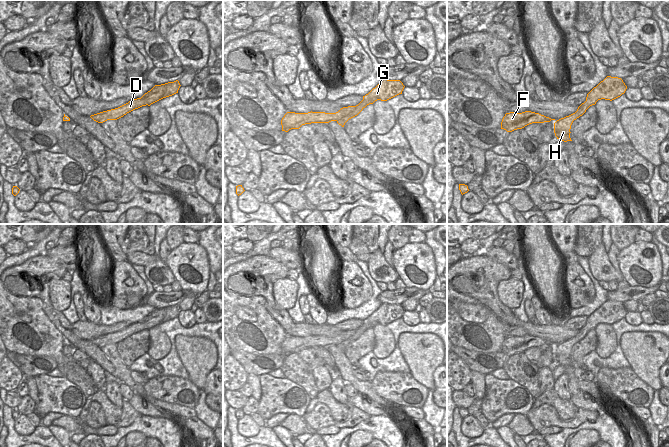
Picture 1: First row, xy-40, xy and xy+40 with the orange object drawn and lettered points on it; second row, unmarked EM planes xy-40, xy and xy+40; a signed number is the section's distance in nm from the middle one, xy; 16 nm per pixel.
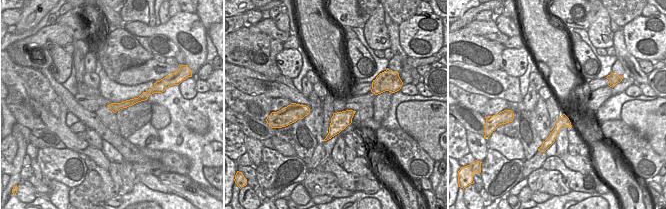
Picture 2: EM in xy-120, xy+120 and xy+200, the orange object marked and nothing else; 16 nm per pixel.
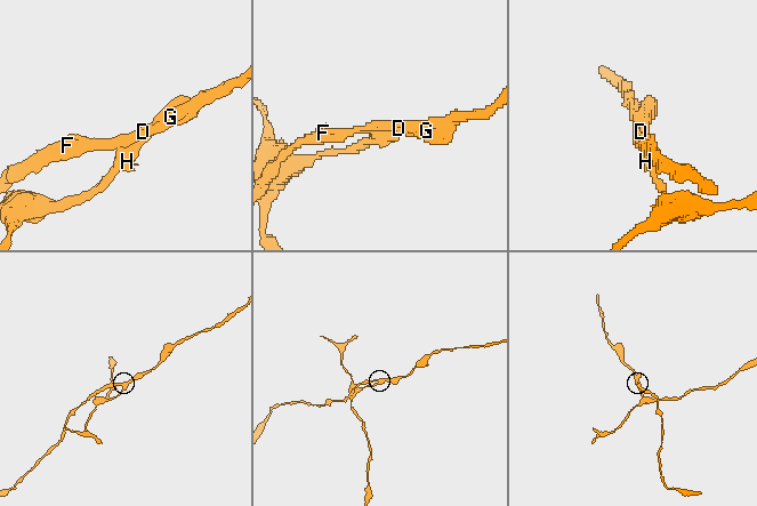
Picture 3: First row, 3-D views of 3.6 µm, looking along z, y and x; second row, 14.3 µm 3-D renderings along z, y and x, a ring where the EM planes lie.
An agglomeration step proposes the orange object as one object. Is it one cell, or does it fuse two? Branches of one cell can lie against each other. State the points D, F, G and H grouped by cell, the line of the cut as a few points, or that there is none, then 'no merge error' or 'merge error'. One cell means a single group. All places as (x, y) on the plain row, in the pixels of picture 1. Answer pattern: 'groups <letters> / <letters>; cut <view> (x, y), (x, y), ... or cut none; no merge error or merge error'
groups D F G / H; cut xy (355, 338), (349, 337), (337, 345); merge error

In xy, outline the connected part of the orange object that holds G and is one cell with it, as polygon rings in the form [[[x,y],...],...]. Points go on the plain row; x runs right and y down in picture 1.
[[[383,303],[368,318],[363,320],[363,324],[358,329],[343,331],[336,337],[312,335],[308,337],[287,336],[281,344],[282,355],[288,356],[291,353],[299,353],[305,348],[338,345],[350,337],[357,340],[367,329],[373,328],[377,324],[387,325],[402,318],[404,311],[400,304]]]

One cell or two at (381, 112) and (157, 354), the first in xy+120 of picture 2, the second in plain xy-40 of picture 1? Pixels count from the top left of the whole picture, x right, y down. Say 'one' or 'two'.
one

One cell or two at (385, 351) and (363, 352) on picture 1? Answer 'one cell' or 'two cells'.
two cells

